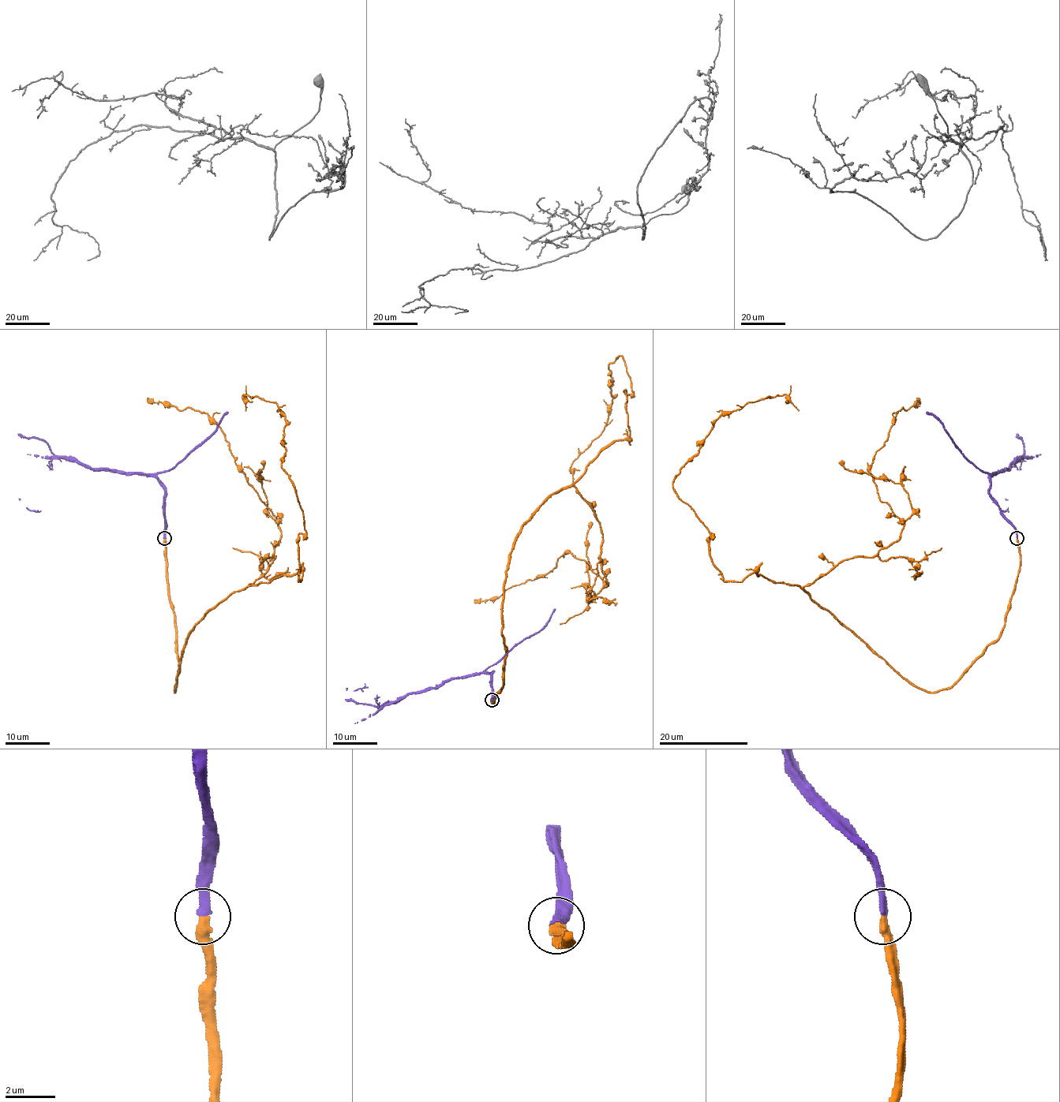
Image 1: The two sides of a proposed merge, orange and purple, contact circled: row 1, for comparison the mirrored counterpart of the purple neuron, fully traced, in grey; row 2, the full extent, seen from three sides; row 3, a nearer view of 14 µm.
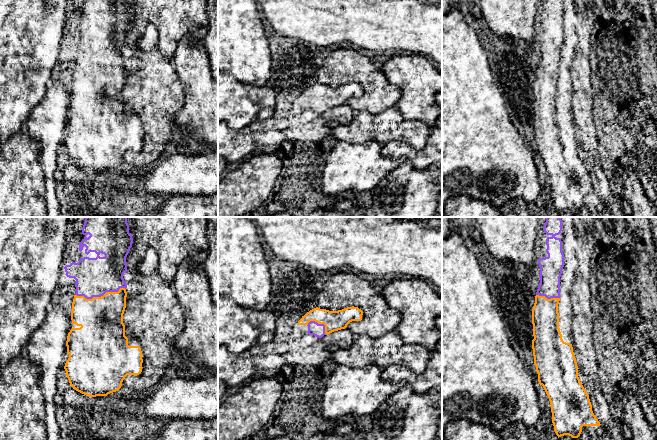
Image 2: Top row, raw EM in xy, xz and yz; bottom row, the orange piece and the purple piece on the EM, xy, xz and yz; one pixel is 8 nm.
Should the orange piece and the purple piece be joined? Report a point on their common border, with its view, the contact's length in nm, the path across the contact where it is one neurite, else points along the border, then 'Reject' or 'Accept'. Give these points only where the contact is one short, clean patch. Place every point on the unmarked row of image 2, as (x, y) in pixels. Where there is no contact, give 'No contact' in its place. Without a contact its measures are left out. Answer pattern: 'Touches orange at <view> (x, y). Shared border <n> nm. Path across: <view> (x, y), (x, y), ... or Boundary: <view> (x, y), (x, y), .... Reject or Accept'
Touches orange at xy (101, 72). Shared border 420 nm. Accept

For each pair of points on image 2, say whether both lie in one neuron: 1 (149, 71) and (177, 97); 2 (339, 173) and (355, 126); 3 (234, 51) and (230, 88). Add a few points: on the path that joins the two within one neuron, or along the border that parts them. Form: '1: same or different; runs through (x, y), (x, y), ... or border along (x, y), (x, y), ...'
1: same; runs through (149, 81), (161, 95), (167, 97)
2: different; border along (338, 140), (354, 143), (373, 141)
3: different; border along (228, 73), (236, 80), (253, 85)

